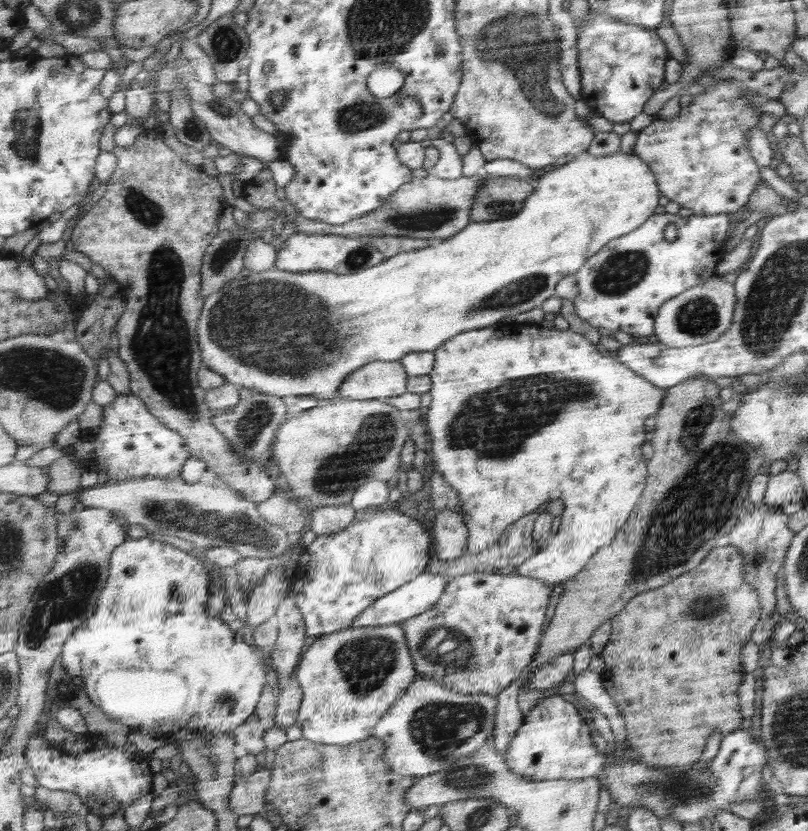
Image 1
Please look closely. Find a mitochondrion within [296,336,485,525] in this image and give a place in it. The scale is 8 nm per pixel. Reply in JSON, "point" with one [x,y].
{"point":[377,434]}

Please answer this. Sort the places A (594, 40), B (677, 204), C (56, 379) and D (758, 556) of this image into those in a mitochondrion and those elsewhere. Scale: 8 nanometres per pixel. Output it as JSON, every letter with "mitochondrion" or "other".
{"A":"mitochondrion","B":"other","C":"mitochondrion","D":"mitochondrion"}

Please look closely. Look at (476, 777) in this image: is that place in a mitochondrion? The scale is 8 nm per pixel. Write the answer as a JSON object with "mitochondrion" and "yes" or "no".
{"mitochondrion":"yes"}

